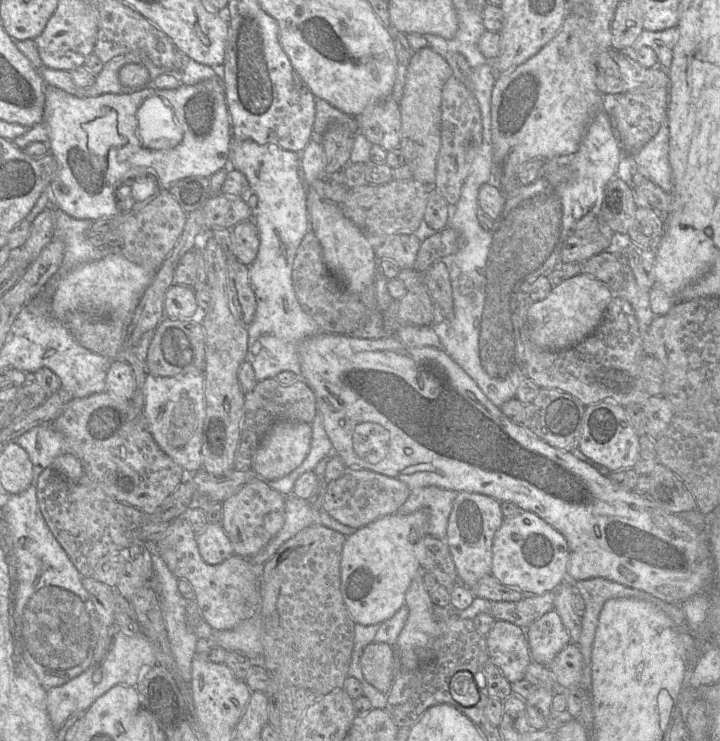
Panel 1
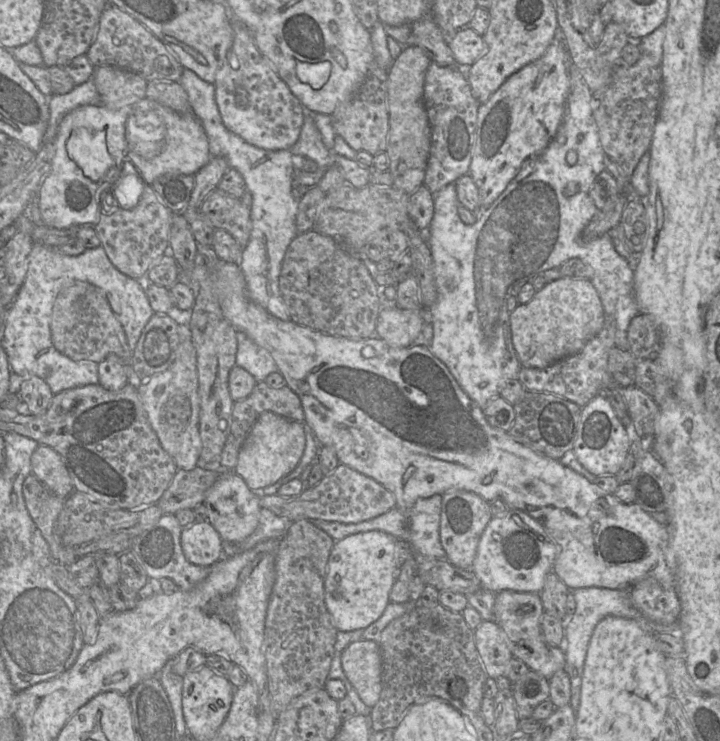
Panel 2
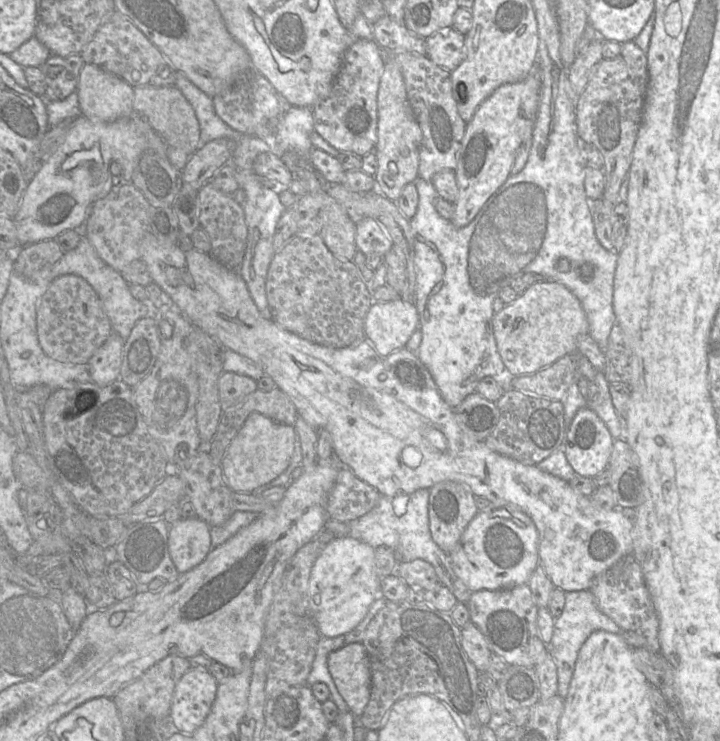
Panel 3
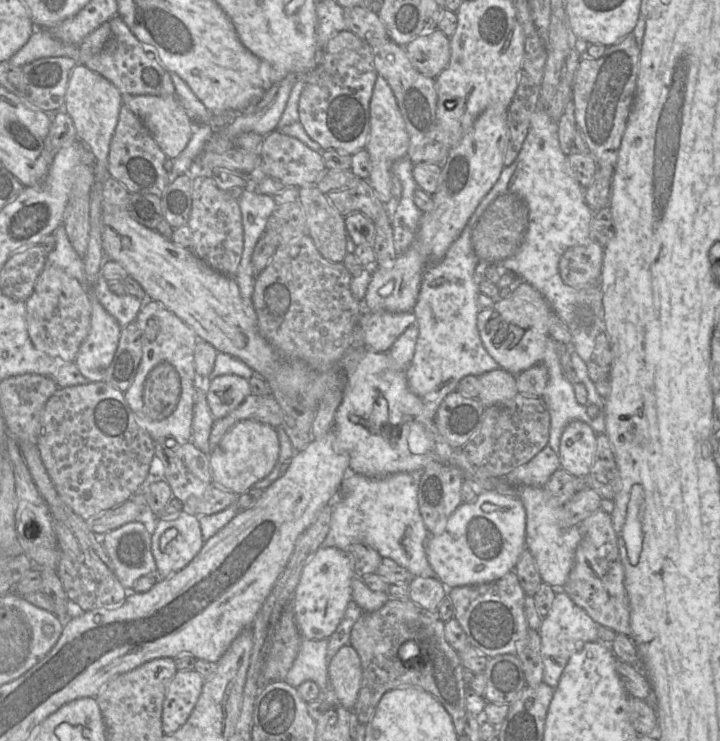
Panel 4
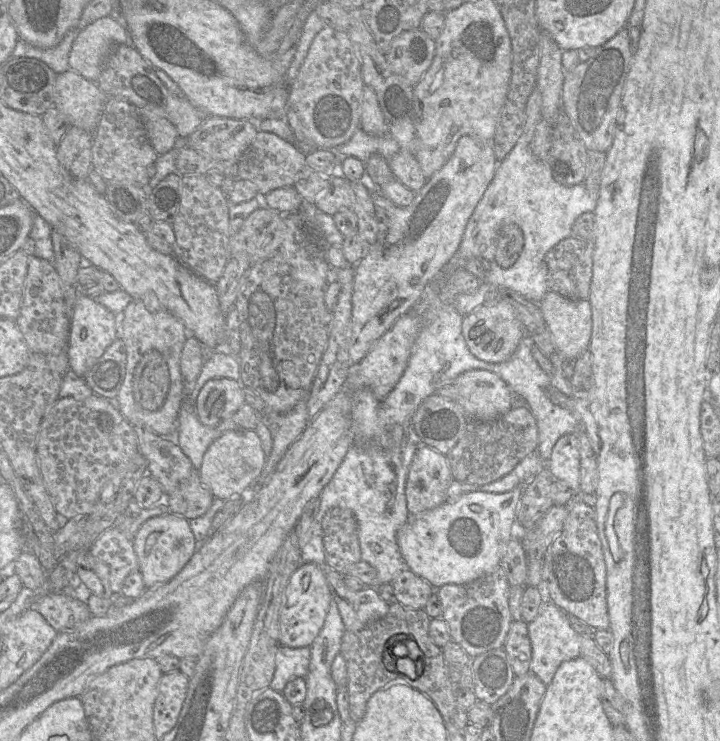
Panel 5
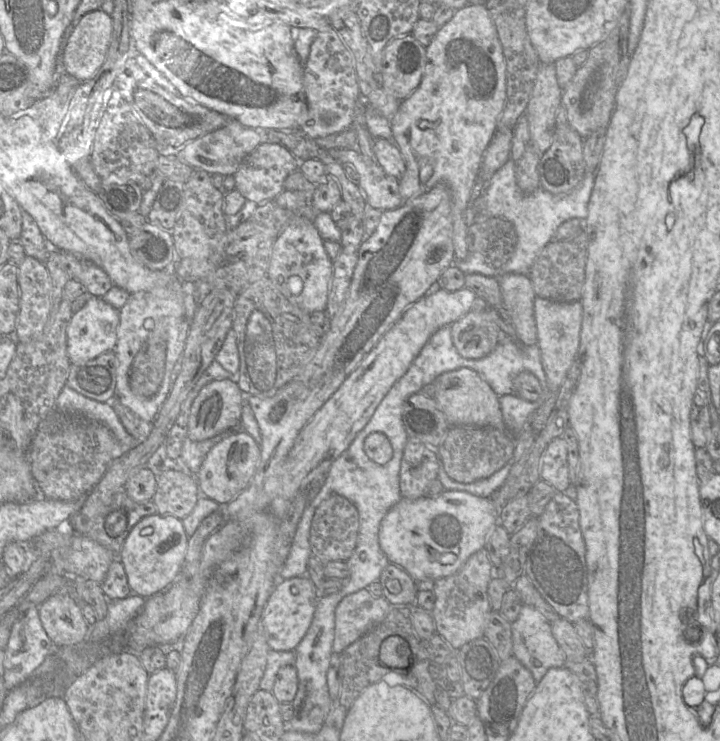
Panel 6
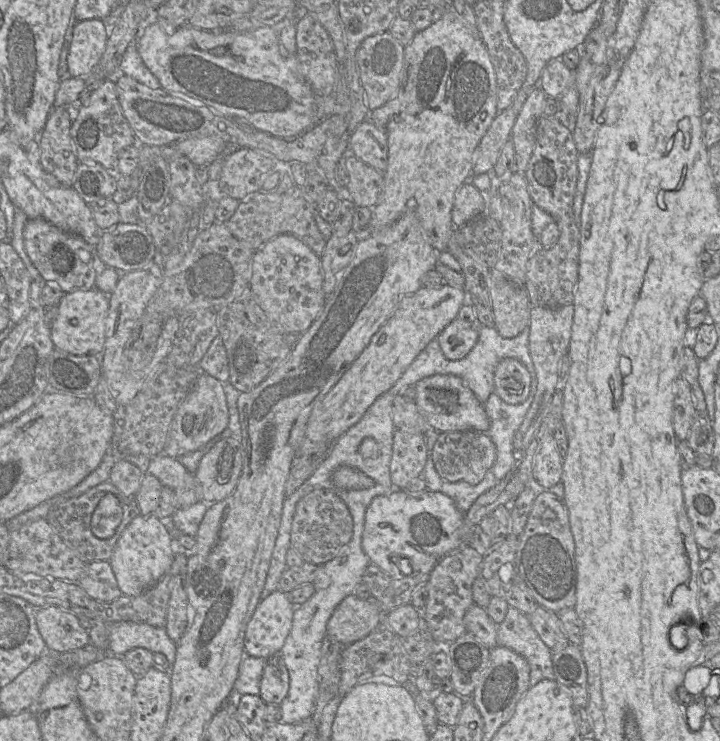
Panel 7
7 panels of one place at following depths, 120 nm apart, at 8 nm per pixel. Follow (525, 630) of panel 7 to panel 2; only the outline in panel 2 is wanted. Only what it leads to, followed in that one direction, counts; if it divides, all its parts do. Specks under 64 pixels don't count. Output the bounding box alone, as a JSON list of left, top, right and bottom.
[562,587,678,712]

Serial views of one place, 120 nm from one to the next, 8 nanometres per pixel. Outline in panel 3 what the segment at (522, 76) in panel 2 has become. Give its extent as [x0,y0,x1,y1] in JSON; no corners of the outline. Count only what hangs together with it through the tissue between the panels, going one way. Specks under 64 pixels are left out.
[451,66,541,228]

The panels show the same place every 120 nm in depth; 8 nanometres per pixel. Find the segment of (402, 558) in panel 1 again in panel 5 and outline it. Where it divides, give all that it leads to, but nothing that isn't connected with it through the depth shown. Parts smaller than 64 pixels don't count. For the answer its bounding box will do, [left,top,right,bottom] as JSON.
[279,563,332,647]

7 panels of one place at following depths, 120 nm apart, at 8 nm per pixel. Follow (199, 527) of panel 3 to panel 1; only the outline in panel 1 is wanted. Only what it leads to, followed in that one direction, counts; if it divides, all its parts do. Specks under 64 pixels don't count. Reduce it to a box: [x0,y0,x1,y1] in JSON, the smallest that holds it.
[196,523,234,565]

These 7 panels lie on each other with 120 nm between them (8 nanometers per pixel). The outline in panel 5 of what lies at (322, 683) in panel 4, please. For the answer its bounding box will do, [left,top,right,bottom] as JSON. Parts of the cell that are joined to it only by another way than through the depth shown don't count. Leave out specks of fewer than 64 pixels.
[269,646,310,692]

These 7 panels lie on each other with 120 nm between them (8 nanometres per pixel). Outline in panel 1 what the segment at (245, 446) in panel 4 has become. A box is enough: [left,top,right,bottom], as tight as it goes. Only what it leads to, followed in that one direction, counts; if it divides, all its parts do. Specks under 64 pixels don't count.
[251,421,311,481]

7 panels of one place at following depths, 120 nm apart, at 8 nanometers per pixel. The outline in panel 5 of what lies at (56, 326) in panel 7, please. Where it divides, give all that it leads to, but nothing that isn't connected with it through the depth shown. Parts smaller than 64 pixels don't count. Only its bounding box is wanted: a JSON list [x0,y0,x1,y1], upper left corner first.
[67,293,118,377]

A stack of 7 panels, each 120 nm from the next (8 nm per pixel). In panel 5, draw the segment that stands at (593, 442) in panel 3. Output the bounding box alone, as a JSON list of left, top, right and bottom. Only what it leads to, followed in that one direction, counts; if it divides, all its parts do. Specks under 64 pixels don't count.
[546,433,580,490]

